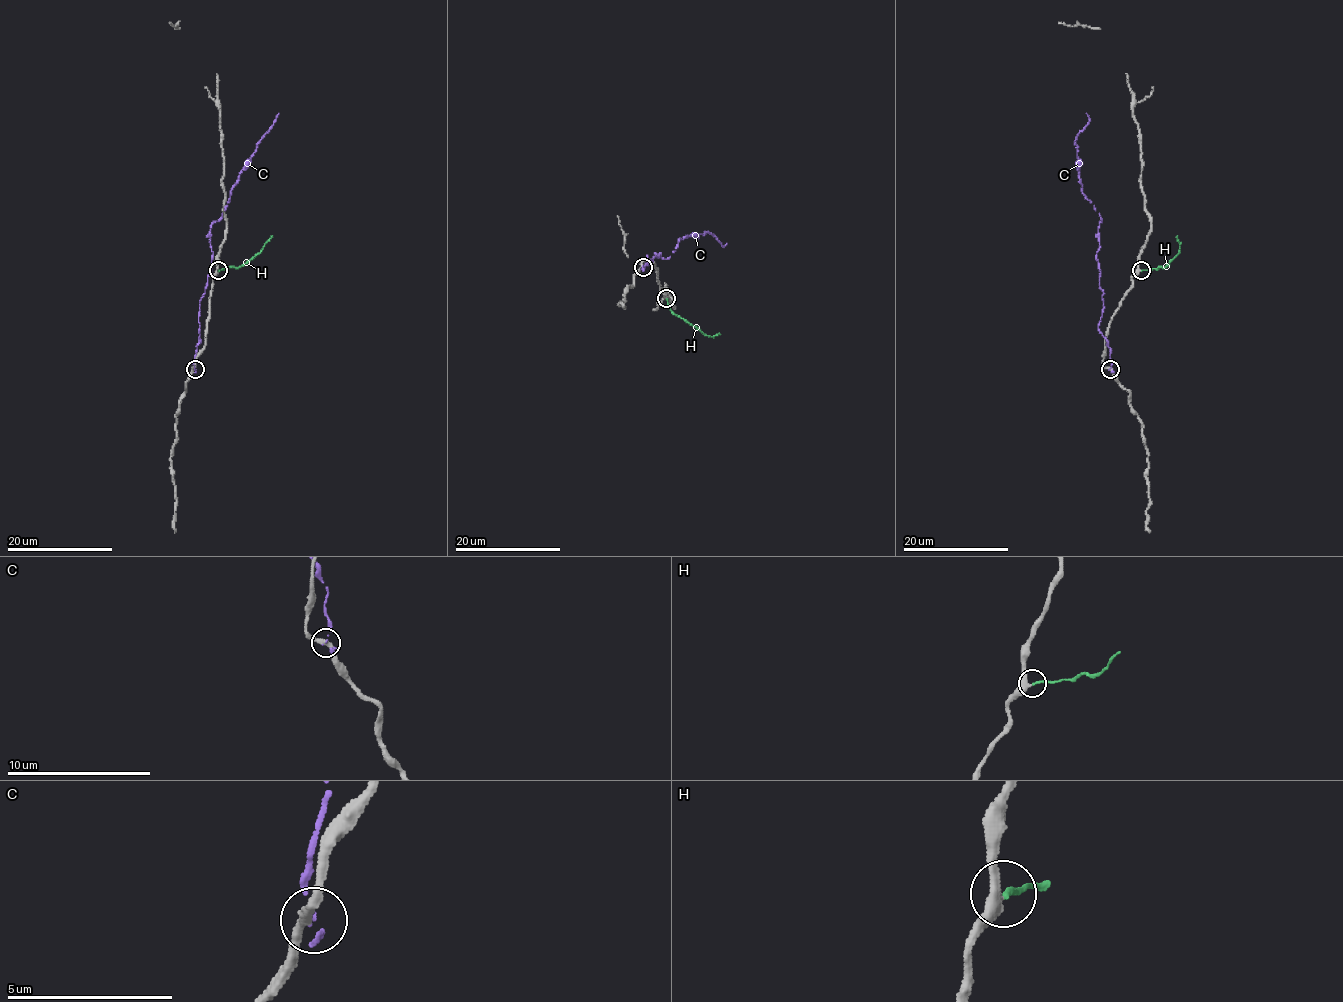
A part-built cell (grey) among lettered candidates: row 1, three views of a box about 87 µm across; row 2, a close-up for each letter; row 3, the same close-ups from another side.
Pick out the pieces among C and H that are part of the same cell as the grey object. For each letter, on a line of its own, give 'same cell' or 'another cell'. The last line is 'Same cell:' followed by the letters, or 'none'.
C: another cell
H: same cell
Same cell: H

